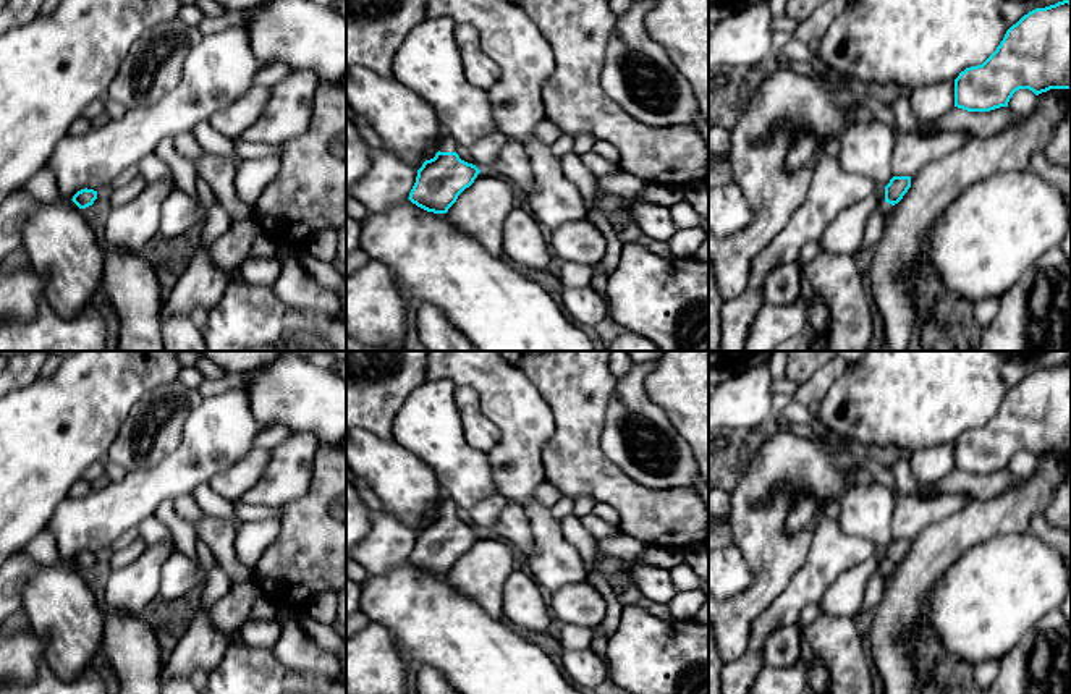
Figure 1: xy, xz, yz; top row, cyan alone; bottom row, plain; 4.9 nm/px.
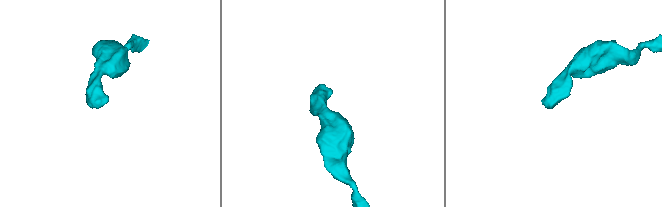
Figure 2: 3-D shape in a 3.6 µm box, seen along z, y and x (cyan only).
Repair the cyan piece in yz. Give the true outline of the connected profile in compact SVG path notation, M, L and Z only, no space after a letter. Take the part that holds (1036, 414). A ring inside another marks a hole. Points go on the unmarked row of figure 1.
M1071 364L1035 370L1013 387L997 413L955 442L955 469L990 474L1008 469L1019 451L1035 458L1071 451Z

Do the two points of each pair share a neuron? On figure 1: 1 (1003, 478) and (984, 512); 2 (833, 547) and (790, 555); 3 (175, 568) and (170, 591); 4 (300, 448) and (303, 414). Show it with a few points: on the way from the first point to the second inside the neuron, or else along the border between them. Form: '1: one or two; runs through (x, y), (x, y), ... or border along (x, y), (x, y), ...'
1: two; border along (1016, 478), (1000, 494), (973, 500)
2: two; border along (811, 524), (809, 552), (788, 584)
3: one; runs through (175, 573), (172, 586)
4: two; border along (295, 429), (304, 429), (319, 444)

